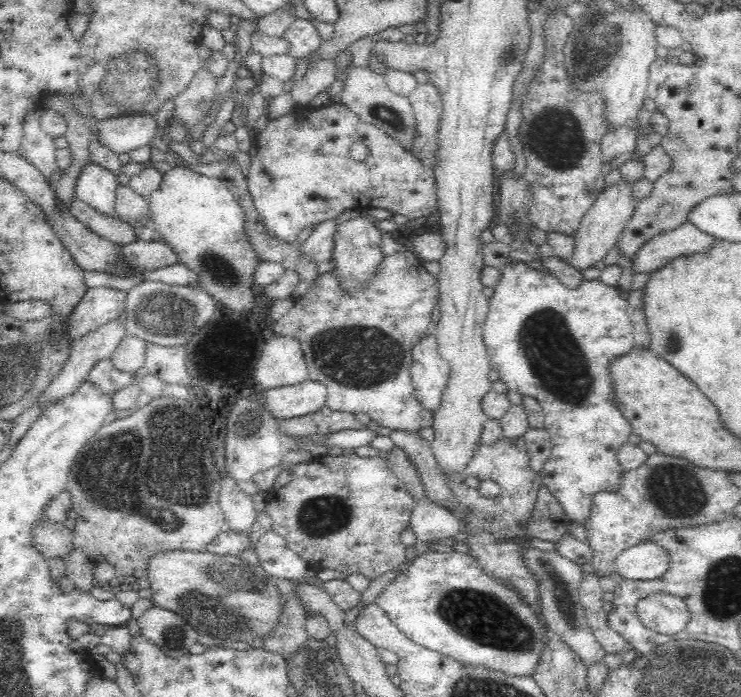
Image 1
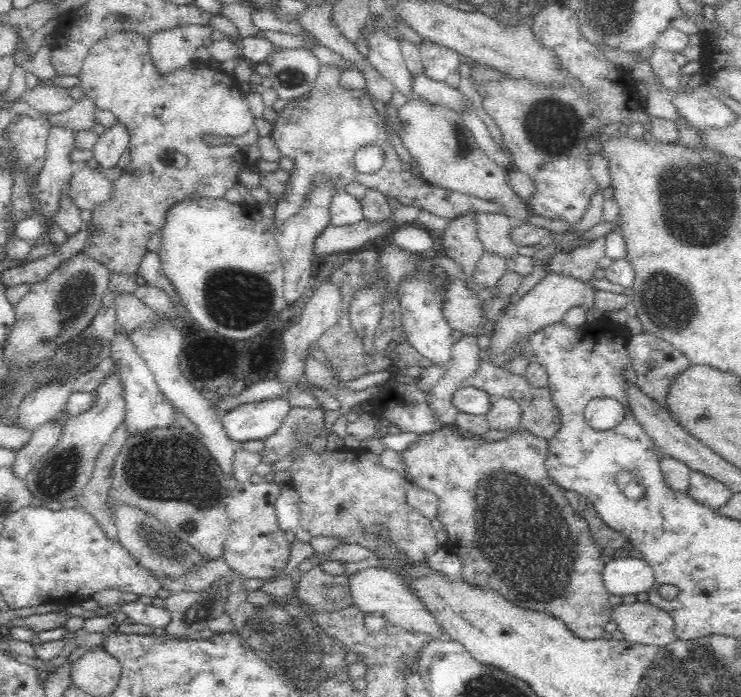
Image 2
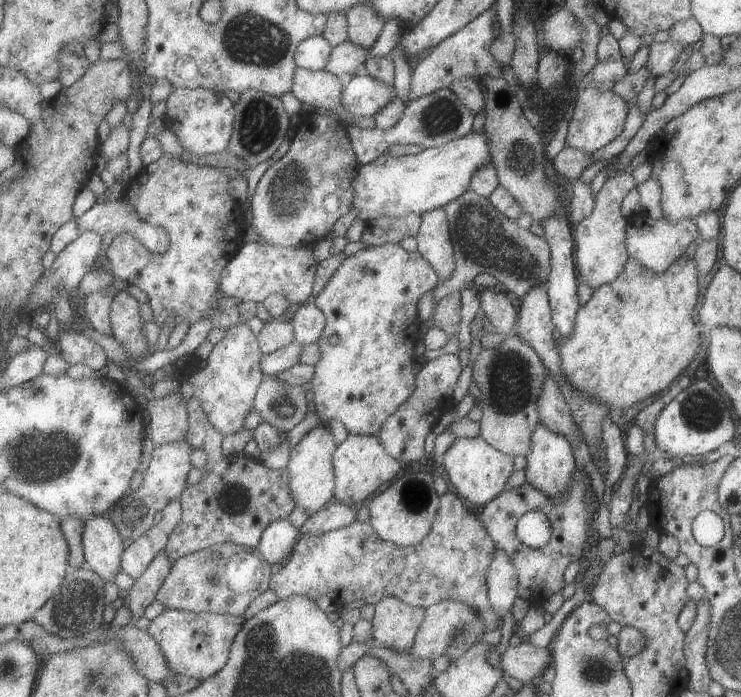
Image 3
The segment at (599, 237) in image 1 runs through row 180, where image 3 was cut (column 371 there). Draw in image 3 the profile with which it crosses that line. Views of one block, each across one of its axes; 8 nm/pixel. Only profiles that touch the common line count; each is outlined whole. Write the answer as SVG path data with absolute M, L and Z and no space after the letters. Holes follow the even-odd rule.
M385 597L375 605L371 620L374 637L383 646L408 652L424 614L422 607L409 606L397 597Z

